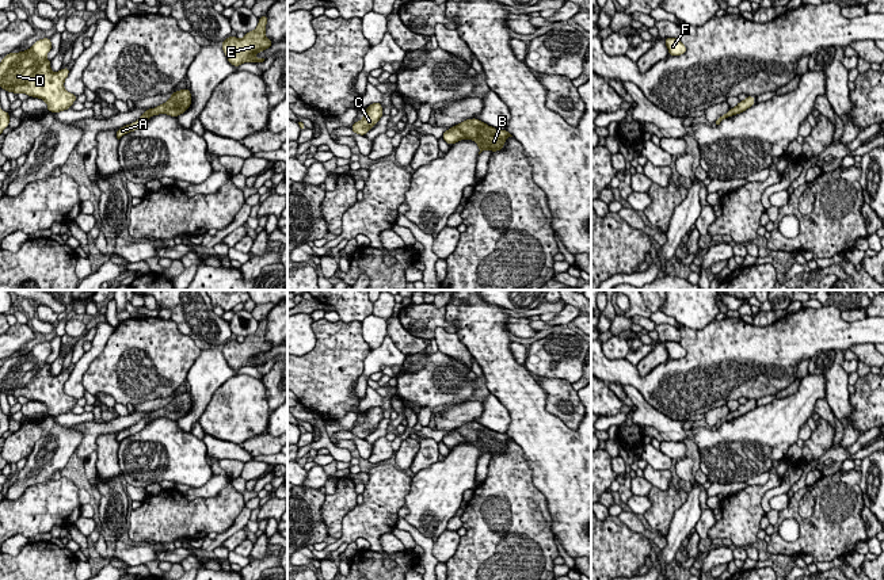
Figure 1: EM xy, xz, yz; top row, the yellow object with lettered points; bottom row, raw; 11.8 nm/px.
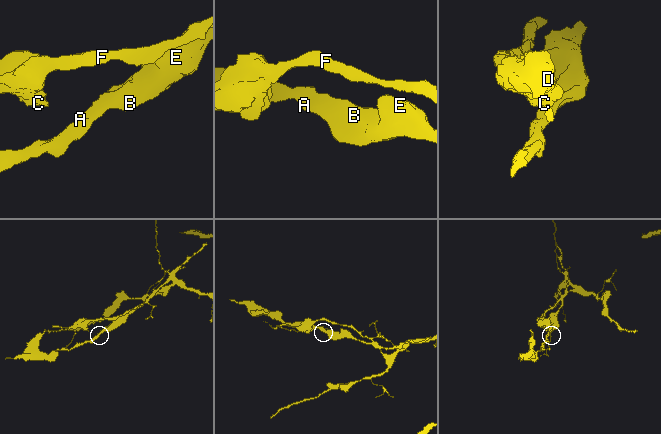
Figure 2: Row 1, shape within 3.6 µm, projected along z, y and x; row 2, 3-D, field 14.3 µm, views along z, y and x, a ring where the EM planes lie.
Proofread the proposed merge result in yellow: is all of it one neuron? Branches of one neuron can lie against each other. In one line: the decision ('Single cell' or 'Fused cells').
Single cell

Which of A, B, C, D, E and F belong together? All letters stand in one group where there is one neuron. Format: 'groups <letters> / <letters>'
groups A B C D E F

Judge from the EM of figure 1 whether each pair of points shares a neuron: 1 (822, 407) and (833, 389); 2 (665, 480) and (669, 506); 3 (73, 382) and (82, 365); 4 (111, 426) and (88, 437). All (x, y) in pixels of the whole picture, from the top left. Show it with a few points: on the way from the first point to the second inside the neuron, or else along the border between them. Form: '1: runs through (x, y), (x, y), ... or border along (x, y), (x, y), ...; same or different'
1: border along (825, 399), (834, 415); different
2: border along (671, 480), (666, 489), (654, 487); different
3: runs through (75, 378), (79, 369); same
4: runs through (106, 427), (94, 431); same

